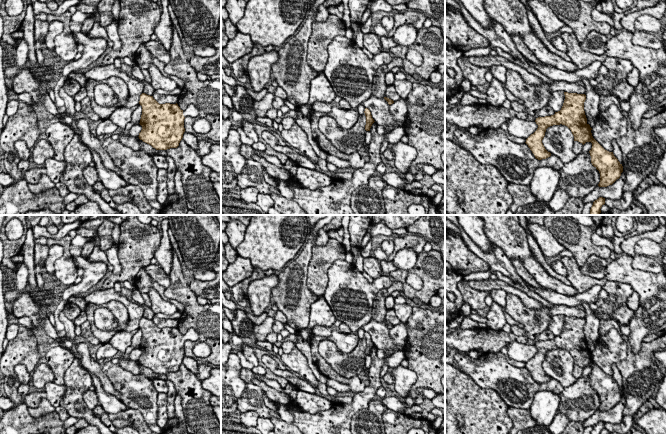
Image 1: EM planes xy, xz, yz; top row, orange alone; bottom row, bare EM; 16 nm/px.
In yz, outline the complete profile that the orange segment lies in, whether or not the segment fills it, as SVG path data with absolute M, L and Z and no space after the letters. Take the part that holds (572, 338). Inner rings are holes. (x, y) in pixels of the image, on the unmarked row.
M564 316L565 324L560 335L554 339L538 341L535 346L538 349L537 354L526 363L526 368L538 384L546 383L551 380L542 364L545 360L546 353L553 349L567 350L573 360L574 365L578 365L583 369L586 366L592 367L589 375L592 389L600 397L599 411L607 411L612 409L620 402L623 396L623 390L614 380L613 376L605 374L592 360L592 352L587 347L584 335L585 318Z

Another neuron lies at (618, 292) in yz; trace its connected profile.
M615 281L606 282L602 288L608 293L611 303L616 307L627 303L627 299L634 292L629 284Z

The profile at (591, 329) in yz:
M582 303L586 313L586 324L584 326L584 335L589 346L590 351L592 352L595 348L595 342L599 336L599 325L600 320L594 315L594 312L590 309L590 304Z

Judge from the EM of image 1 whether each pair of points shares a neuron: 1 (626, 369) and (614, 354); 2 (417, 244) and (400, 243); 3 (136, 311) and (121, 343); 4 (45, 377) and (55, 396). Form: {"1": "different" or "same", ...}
{"1": "different", "2": "same", "3": "different", "4": "different"}

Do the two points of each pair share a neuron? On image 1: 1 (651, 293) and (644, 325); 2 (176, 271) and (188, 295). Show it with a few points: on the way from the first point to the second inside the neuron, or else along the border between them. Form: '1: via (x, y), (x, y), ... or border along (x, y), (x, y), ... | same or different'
1: via (651, 301), (650, 317) | same
2: via (176, 277), (176, 282), (182, 289) | same

